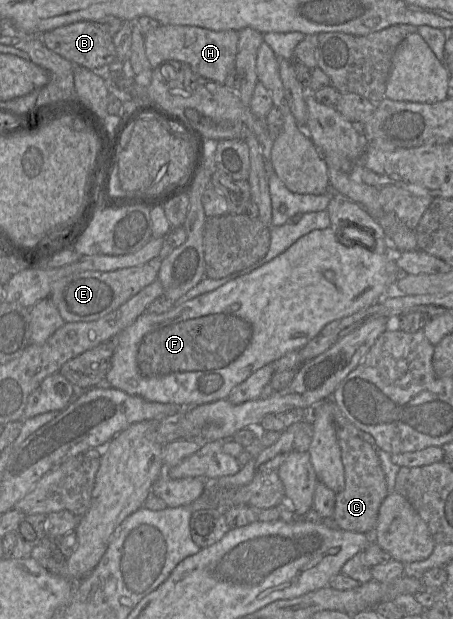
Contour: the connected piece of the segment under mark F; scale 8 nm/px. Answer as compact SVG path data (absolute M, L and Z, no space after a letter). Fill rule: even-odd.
M329 226L325 229L313 230L299 238L286 251L276 256L261 267L249 274L230 280L217 289L198 295L197 297L173 306L169 311L161 314L144 312L132 324L126 327L115 337L115 350L111 359L110 369L105 377L105 384L111 388L120 389L130 395L140 396L145 400L160 403L174 403L185 407L202 405L227 399L234 387L246 380L252 373L266 364L272 363L285 354L300 350L310 340L318 336L325 325L333 320L341 320L370 305L380 301L386 295L394 293L394 285L401 276L401 271L394 260L394 249L384 254L378 254L367 247L377 244L374 237L364 235L346 239L339 235L337 227Z

